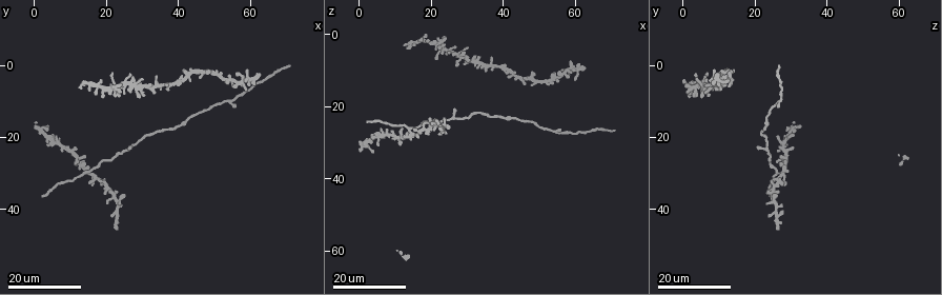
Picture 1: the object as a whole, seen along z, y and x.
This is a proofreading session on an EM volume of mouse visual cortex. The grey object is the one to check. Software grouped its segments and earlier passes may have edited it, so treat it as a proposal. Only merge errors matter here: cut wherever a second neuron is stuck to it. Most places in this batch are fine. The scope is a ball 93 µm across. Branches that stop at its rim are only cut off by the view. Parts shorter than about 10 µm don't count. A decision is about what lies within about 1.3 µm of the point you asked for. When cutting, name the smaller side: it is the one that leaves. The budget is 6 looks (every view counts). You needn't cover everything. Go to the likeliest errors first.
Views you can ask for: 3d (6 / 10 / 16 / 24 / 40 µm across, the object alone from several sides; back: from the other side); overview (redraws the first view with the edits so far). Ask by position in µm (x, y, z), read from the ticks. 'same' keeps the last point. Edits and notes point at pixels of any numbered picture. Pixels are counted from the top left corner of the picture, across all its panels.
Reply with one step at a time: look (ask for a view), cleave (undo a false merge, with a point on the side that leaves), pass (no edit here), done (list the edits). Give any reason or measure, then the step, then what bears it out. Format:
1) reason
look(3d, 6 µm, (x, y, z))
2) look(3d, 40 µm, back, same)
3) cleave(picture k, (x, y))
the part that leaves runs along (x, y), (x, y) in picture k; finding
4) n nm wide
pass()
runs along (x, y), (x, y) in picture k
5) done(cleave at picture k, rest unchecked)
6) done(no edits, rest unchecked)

looks like a crossing
look(3d, 16 µm, (10.0, 23.5, 28.5))

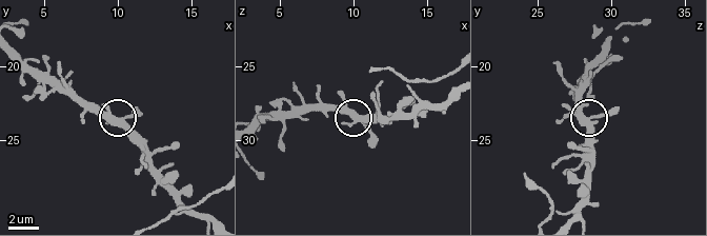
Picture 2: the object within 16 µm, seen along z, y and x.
look(3d, 6 µm, (10.4, 23.4, 29.0))

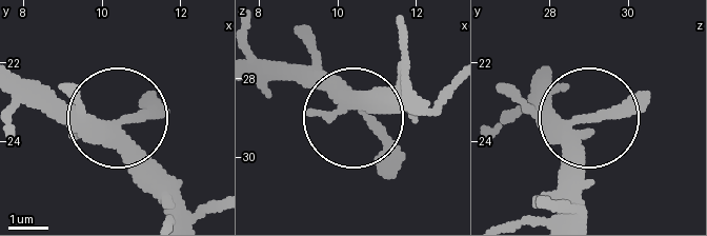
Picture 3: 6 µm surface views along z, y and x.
4 arms
pass()
runs along (181, 209), (118, 122), (61, 115), (31, 89) in picture 3; one neuron here

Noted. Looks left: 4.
four-way junction
look(3d, 24 µm, (53.0, 3.5, 13.0))

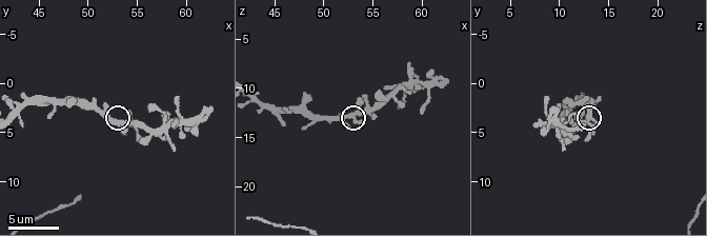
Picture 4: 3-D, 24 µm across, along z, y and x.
look(3d, 10 µm, (52.2, 3.6, 12.8))

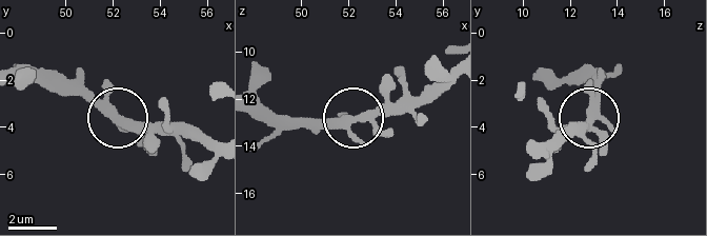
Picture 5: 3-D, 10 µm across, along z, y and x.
side arm 13 µm; 4 arms
pass()
all the same neuron

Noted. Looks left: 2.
thick turns thin
look(3d, 16 µm, (25.0, 23.5, 23.0))

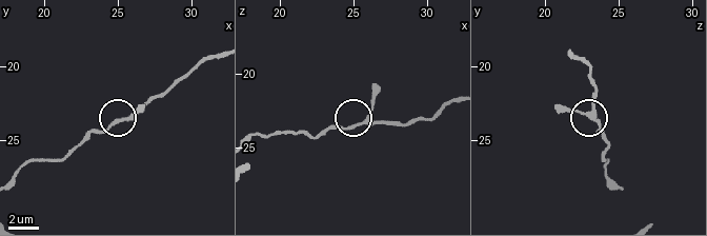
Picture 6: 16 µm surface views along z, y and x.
look(3d, 6 µm, (25.2, 23.6, 23.4))

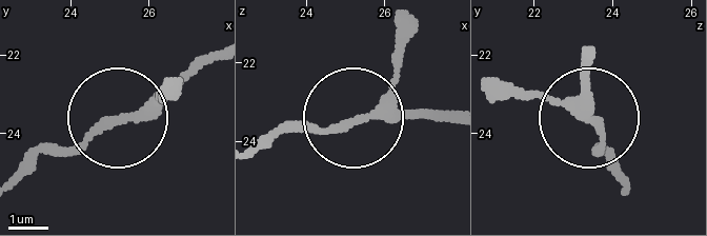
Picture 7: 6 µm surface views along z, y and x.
3 arms
pass()
one neuron here

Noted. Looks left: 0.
done(no edits, rest unchecked)

